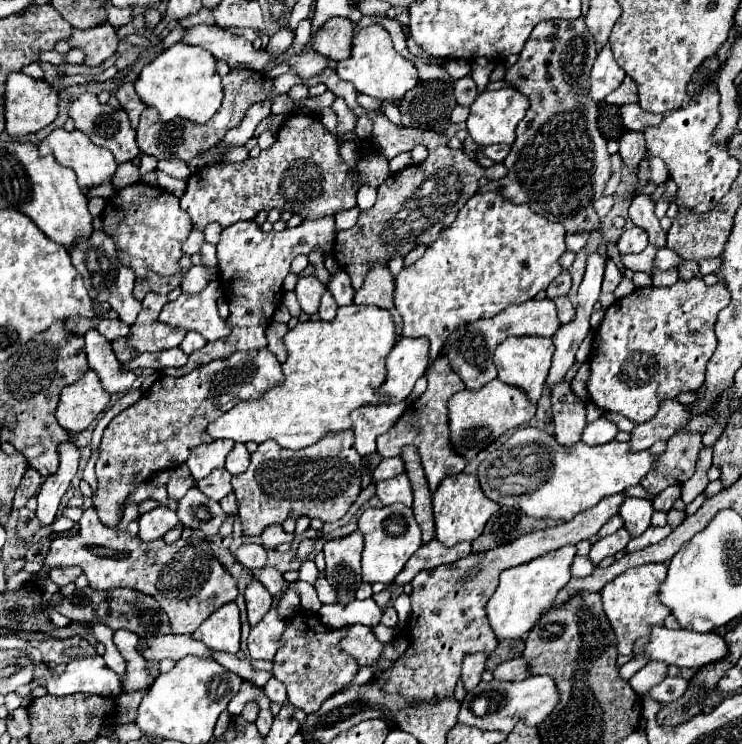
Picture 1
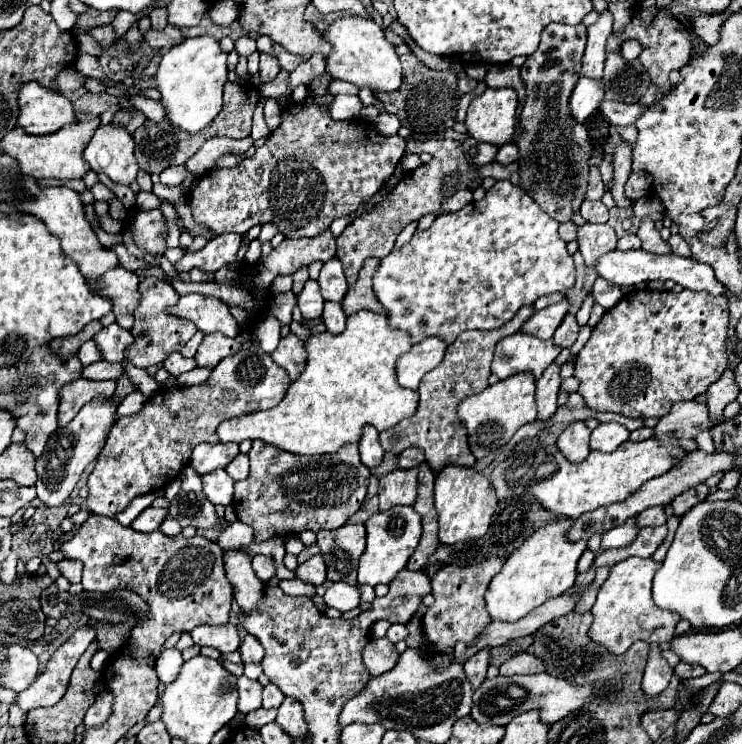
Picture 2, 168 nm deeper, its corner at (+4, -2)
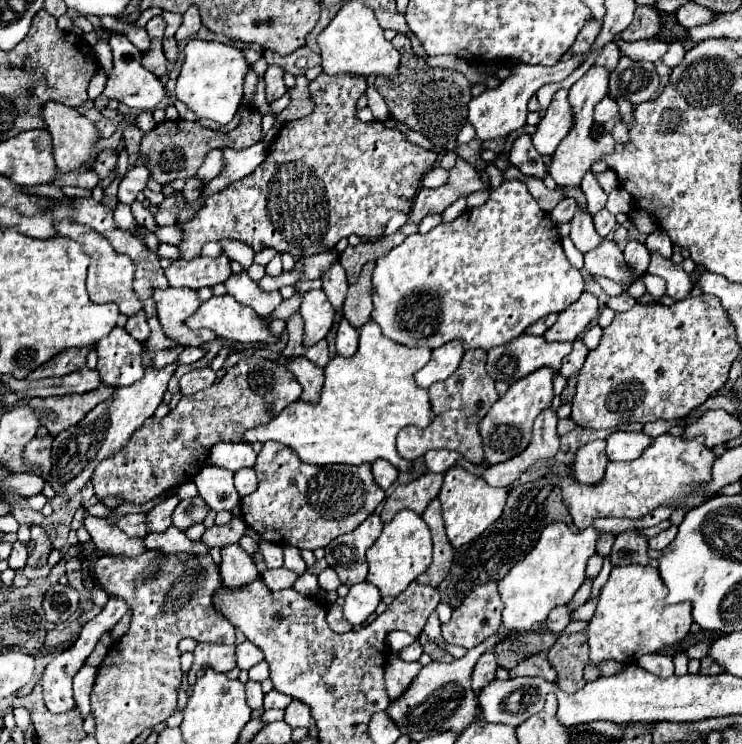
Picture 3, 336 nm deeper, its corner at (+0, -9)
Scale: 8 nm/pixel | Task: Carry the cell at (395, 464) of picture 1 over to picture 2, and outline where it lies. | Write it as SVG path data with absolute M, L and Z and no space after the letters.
M406 449L398 455L396 467L398 469L412 469L412 467L418 467L420 461L424 461L424 455L420 449Z

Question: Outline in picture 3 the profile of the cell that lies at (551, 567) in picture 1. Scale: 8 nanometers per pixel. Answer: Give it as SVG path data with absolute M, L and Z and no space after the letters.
M552 522L546 526L546 530L542 530L542 536L538 540L538 544L532 548L532 552L518 562L500 582L498 582L498 592L502 596L504 602L504 612L502 612L502 624L506 630L532 630L536 624L542 624L546 620L546 616L550 614L552 608L568 604L572 600L572 596L578 592L578 588L584 582L584 570L586 570L586 562L590 560L590 556L594 554L594 546L598 540L598 532L594 528L586 528L586 530L570 530L564 522Z

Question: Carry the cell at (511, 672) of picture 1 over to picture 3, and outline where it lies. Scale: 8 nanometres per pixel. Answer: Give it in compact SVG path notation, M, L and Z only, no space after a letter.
M534 654L534 656L522 660L516 668L510 670L510 678L518 678L518 676L540 676L540 678L546 678L546 680L554 682L556 680L556 670L546 660L546 654L544 654L544 658Z

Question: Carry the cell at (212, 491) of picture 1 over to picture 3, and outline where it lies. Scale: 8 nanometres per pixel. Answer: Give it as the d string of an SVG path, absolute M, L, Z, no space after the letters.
M202 466L194 482L202 500L216 512L232 510L240 502L240 494L234 488L234 472L216 466Z

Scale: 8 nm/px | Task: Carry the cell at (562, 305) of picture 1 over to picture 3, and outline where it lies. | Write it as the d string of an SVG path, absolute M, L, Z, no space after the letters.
M578 338L578 340L574 342L574 348L572 348L572 352L568 354L568 358L564 358L562 368L560 368L560 374L562 374L566 380L568 380L570 376L578 374L578 372L582 370L582 366L584 366L586 354L588 354L588 348L586 348L584 342Z

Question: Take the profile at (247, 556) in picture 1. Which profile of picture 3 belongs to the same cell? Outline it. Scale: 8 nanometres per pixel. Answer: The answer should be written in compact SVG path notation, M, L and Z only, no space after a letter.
M278 568L278 570L266 570L262 574L262 580L270 590L286 590L292 588L298 580L298 574L288 570L288 568Z

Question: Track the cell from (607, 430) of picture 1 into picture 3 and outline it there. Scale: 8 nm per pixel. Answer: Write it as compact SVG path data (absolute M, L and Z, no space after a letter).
M614 432L606 440L606 452L610 460L636 460L654 442L652 436L644 432Z

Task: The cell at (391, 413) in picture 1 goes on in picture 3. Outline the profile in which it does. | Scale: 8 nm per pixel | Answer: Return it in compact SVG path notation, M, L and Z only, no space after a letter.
M376 460L372 464L372 474L374 474L374 480L382 486L382 490L388 490L398 478L398 470L390 462L384 462L384 460Z

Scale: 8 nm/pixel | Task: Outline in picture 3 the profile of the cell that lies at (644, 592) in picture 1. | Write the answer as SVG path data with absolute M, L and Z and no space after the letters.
M638 564L614 566L606 586L602 588L596 614L588 622L588 628L586 628L588 646L590 646L590 662L592 664L600 664L600 662L606 662L606 660L618 660L618 662L630 664L630 662L636 662L644 654L658 652L664 646L672 646L672 644L680 642L690 632L690 626L694 622L692 620L692 604L690 602L666 604L664 602L666 594L668 594L668 588L660 580L660 574L658 574L656 568L638 566Z

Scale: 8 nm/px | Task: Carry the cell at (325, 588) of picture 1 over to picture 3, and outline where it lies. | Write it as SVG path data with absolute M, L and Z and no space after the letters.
M362 582L350 588L350 594L344 600L344 616L348 622L352 622L354 626L366 622L366 618L376 610L376 606L380 604L382 596L380 590L376 590L376 586Z

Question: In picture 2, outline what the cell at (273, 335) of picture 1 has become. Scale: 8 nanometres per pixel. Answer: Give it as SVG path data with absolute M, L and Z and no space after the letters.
M288 333L286 337L282 337L278 347L272 353L272 359L276 365L286 369L290 379L296 379L296 375L300 375L300 371L304 369L304 363L306 363L306 355L304 355L300 337L296 337L294 333Z

